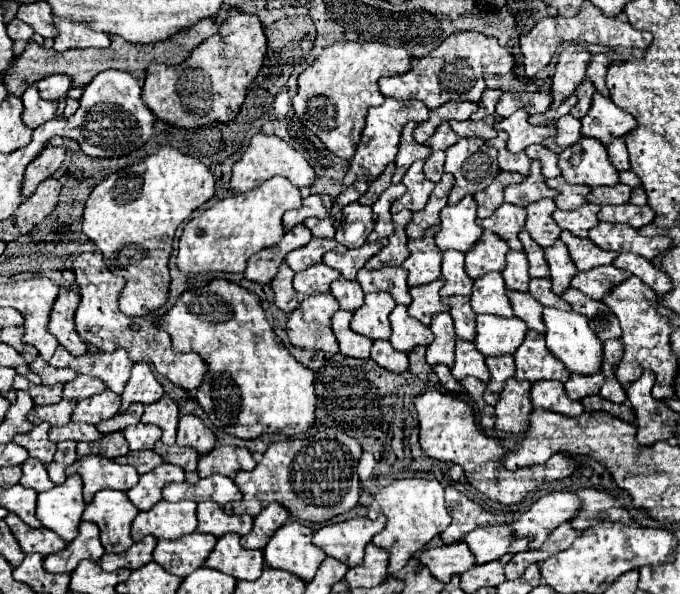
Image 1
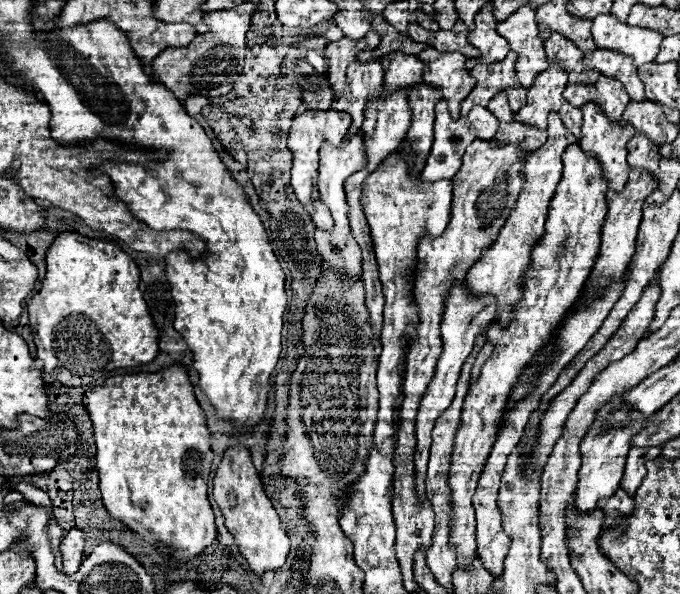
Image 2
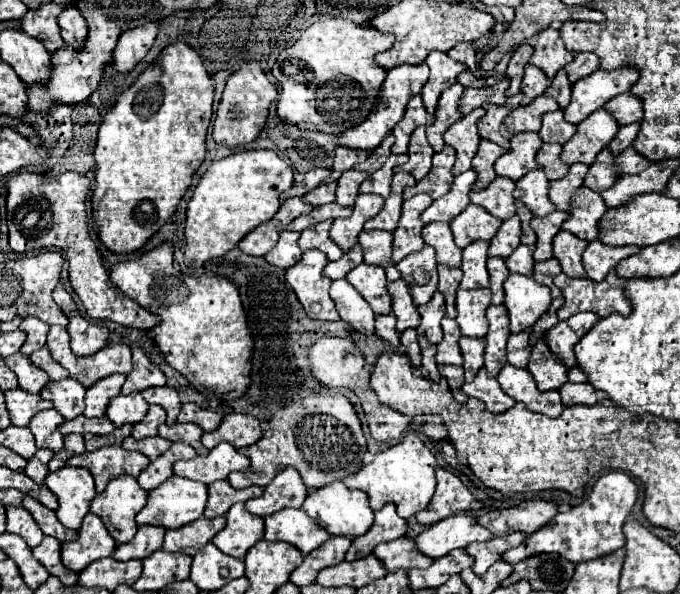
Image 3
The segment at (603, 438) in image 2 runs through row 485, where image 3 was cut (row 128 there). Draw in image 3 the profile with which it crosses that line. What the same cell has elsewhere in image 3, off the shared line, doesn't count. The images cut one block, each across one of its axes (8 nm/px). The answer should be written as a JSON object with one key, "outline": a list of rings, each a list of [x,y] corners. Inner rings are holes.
{"outline":[[[600,108],[592,112],[586,120],[580,122],[578,132],[564,144],[562,150],[562,160],[566,164],[592,164],[596,160],[596,154],[610,144],[610,140],[618,132],[618,124],[606,108]]]}

